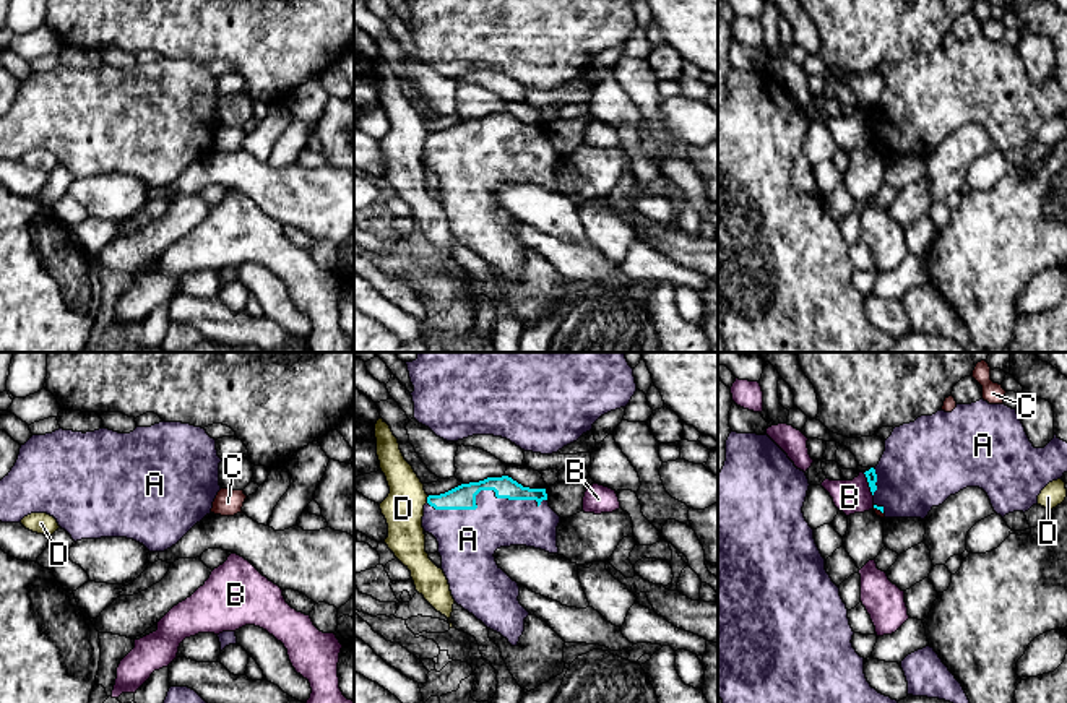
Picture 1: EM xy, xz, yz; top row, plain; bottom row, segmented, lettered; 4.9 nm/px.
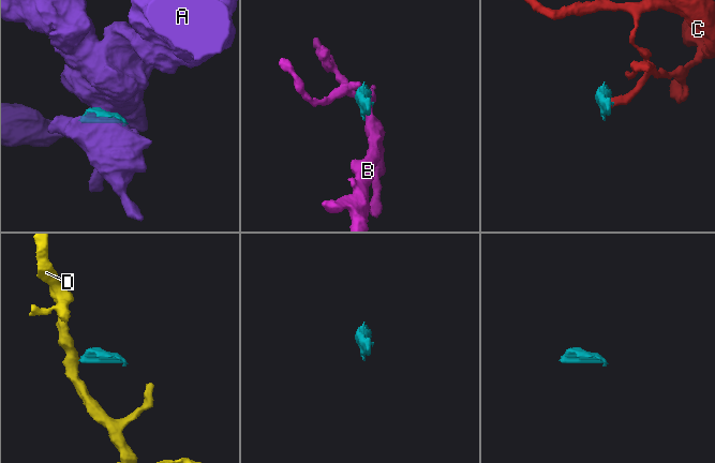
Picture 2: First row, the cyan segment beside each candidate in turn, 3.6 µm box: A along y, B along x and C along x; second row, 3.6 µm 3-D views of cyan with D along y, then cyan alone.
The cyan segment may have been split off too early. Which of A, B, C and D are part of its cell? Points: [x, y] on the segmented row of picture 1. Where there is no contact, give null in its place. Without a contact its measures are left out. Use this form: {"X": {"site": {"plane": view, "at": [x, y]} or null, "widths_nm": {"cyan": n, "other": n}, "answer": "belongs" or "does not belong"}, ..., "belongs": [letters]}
{"A": {"site": {"plane": "xz", "at": [481, 489]}, "widths_nm": {"cyan": 130, "other": 280}, "answer": "belongs"}, "B": {"site": {"plane": "yz", "at": [869, 484]}, "widths_nm": {"cyan": 50, "other": 160}, "answer": "does not belong"}, "C": {"site": {"plane": "yz", "at": [879, 508]}, "widths_nm": {"cyan": 20, "other": 30}, "answer": "does not belong"}, "D": {"site": {"plane": "xz", "at": [427, 499]}, "widths_nm": {"cyan": 130, "other": 200}, "answer": "does not belong"}, "belongs": ["A"]}

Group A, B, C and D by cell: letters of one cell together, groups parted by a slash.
A / B / C / D

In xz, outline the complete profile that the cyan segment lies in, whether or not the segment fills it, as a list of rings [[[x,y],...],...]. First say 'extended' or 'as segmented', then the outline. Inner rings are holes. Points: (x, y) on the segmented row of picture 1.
extended; [[[508,476],[461,484],[445,494],[429,495],[422,528],[438,542],[442,570],[458,606],[487,628],[518,646],[529,612],[520,604],[520,586],[495,562],[495,550],[526,546],[559,554],[557,526],[560,516],[549,507],[546,489],[523,487]]]

